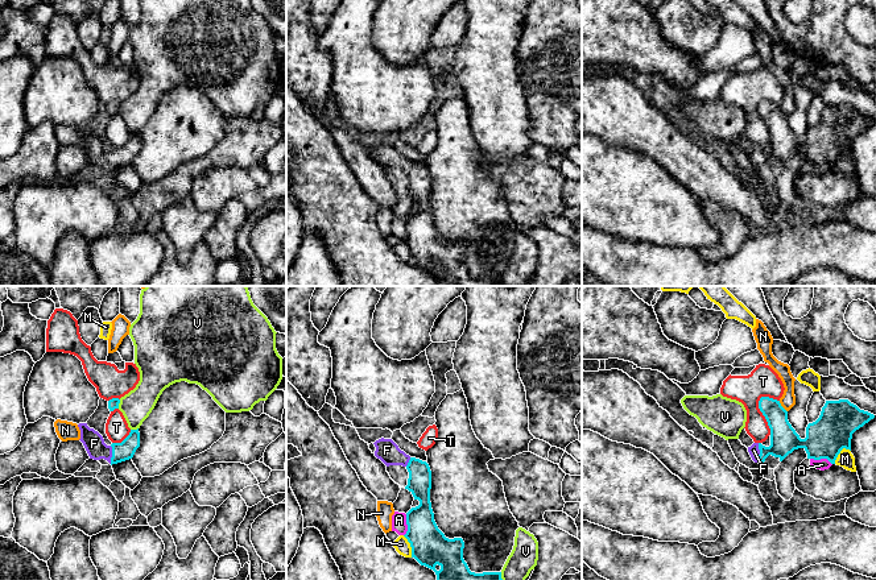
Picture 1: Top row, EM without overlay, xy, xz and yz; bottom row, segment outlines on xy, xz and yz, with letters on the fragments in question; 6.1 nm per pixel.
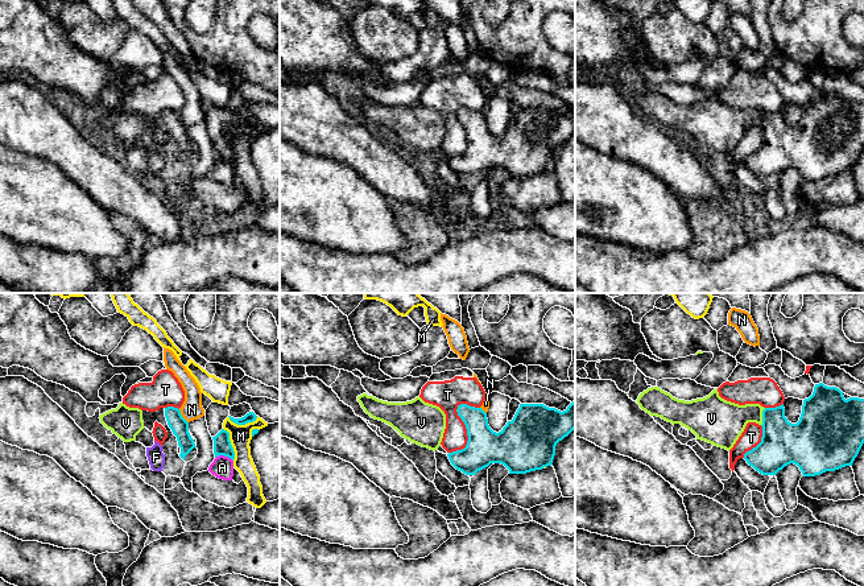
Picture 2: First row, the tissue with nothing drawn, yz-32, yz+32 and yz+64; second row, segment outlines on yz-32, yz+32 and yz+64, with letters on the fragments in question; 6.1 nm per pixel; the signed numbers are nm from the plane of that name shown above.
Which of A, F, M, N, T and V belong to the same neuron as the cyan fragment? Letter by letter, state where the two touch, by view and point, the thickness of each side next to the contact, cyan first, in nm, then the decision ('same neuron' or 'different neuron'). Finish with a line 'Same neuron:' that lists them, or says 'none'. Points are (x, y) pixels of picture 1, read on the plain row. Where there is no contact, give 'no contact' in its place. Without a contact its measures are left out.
A: meets cyan in yz at (821, 162); 240 nm thick on the cyan side, 70 nm on the other; different neuron
F: meets cyan in yz at (760, 157); 170 nm thick on the cyan side, 70 nm on the other; same neuron
M: meets cyan in yz at (839, 157); 240 nm thick on the cyan side, 100 nm on the other; different neuron
N: meets cyan in yz at (781, 111); 170 nm thick on the cyan side, 90 nm on the other; different neuron
T: meets cyan in yz at (763, 119); 170 nm thick on the cyan side, 190 nm on the other; different neuron
V: meets cyan in xy at (119, 107); 60 nm thick on the cyan side, 190 nm on the other; different neuron
Same neuron: F

